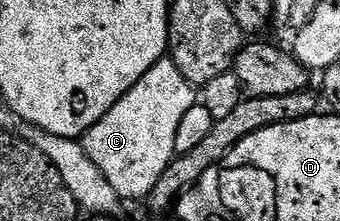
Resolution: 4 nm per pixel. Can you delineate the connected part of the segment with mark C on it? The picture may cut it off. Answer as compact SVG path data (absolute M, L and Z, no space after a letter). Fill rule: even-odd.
M163 62L155 63L139 79L133 89L123 95L118 101L118 105L114 105L114 109L110 109L110 113L106 113L106 117L102 117L102 121L94 124L82 137L90 161L94 161L94 165L98 165L98 169L102 169L106 181L110 181L111 187L113 187L114 193L118 193L121 200L124 201L128 201L128 199L147 200L150 189L154 189L154 185L158 185L158 177L162 177L162 173L166 173L166 169L177 156L174 137L178 137L178 124L186 117L187 110L191 109L198 101L197 90L192 84L185 81L182 73L175 69L164 71L164 66Z

